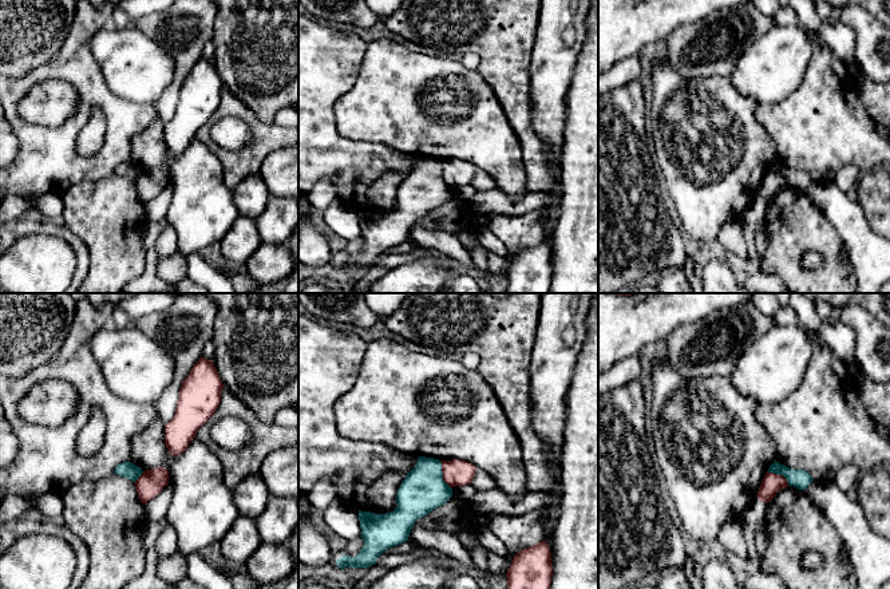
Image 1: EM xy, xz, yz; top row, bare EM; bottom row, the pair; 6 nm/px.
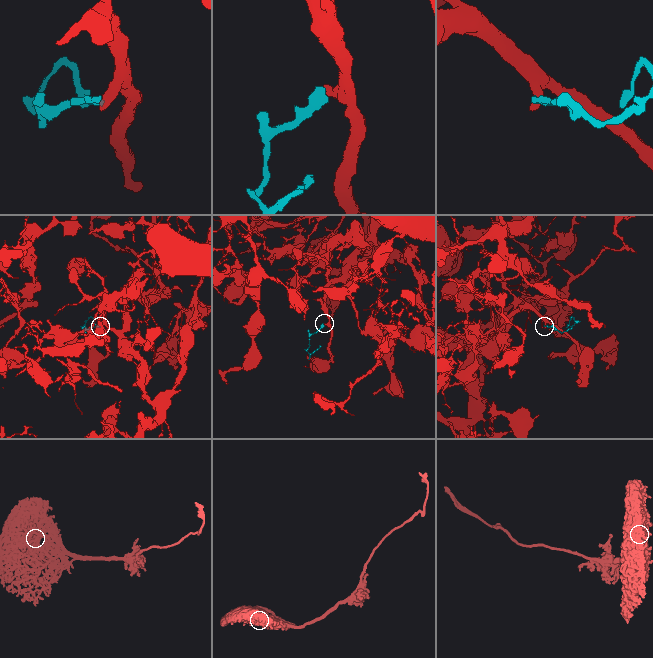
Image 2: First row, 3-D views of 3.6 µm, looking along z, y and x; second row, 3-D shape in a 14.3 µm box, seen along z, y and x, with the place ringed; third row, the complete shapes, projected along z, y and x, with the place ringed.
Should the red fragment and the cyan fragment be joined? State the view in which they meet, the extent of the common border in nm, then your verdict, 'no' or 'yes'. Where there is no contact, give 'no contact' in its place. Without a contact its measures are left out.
xz | 180 nm | no

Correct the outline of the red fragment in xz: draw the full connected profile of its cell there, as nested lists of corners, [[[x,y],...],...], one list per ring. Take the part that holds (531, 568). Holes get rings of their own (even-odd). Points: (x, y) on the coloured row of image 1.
[[[542,541],[514,556],[506,573],[507,589],[550,589],[551,577],[551,552]]]

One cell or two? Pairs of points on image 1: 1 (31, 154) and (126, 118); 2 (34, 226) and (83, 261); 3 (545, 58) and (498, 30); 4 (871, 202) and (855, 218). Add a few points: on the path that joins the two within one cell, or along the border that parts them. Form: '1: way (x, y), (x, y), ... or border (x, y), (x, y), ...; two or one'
1: way (58, 163), (95, 163), (114, 145); one
2: way (48, 226), (62, 230), (78, 246); one
3: border (540, 19), (529, 68), (530, 80); two
4: border (855, 200), (866, 222), (875, 233); two

